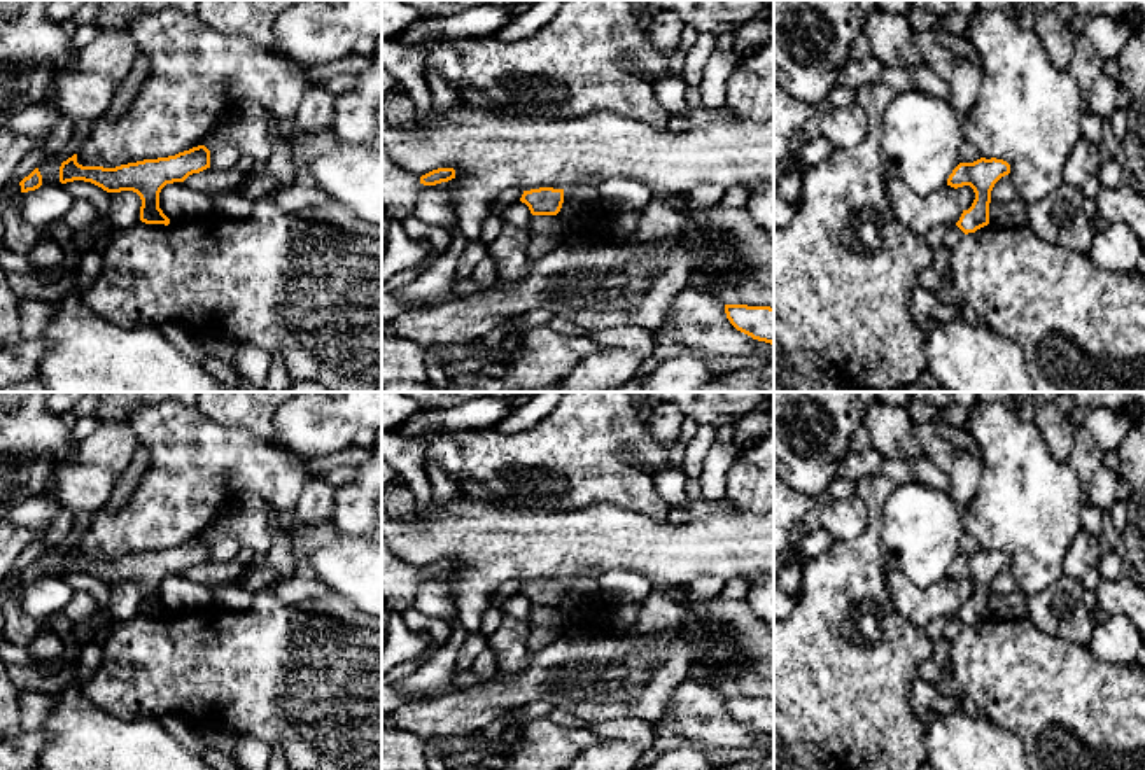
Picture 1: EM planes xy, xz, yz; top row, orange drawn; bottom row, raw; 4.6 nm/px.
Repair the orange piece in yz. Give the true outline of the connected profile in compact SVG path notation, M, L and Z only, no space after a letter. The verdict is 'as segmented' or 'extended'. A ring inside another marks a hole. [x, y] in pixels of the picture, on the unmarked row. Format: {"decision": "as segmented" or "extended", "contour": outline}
{"decision": "as segmented", "contour": "M980 550L973 555L959 555L947 570L947 578L958 581L970 578L975 592L968 602L963 602L956 618L965 625L975 625L989 616L989 595L994 576L1010 565L1010 556L1003 551Z"}

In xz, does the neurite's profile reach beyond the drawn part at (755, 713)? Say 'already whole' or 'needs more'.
already whole

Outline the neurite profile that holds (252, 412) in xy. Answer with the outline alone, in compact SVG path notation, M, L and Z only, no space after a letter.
M198 392L196 408L212 422L280 443L275 411L299 392Z

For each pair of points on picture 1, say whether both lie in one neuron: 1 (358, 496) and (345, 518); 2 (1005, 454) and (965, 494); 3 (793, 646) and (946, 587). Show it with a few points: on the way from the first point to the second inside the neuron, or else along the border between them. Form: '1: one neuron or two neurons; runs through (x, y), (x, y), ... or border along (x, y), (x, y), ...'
1: one neuron; runs through (358, 501), (351, 513)
2: two neurons; border along (981, 459), (981, 482), (965, 508)
3: two neurons; border along (886, 571), (886, 597), (893, 609), (923, 627)

